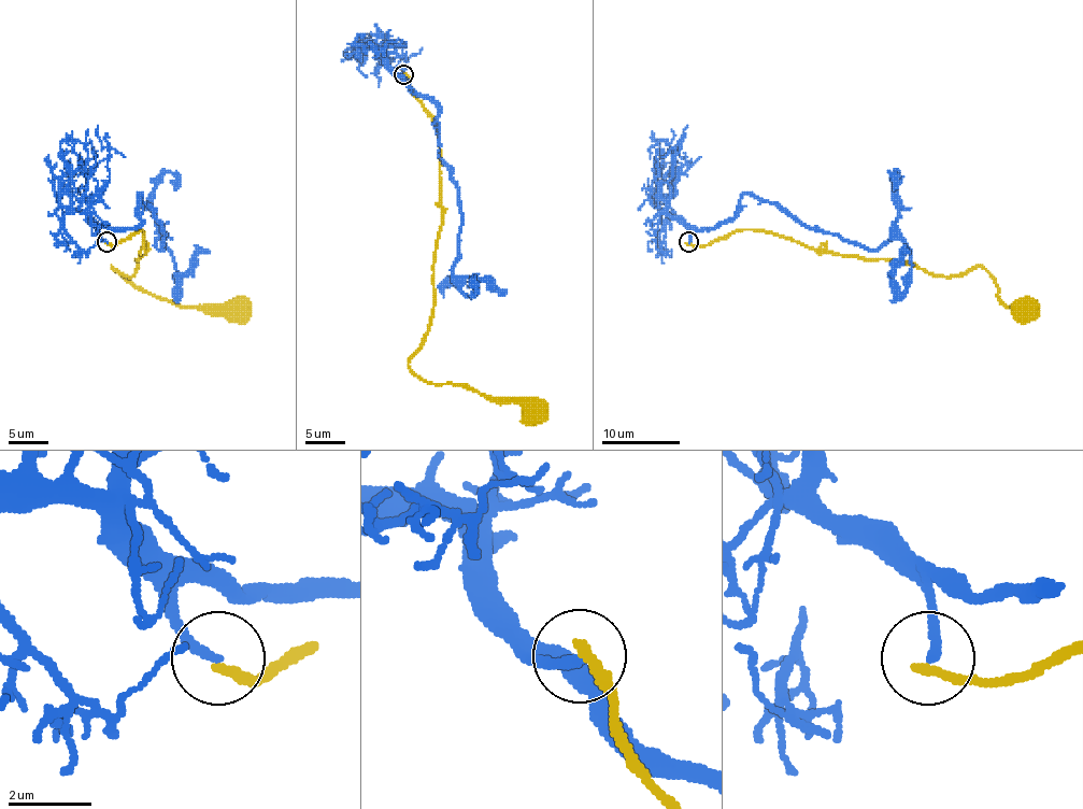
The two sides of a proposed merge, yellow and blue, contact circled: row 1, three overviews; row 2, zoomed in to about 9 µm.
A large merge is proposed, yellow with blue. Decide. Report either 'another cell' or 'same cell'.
another cell

